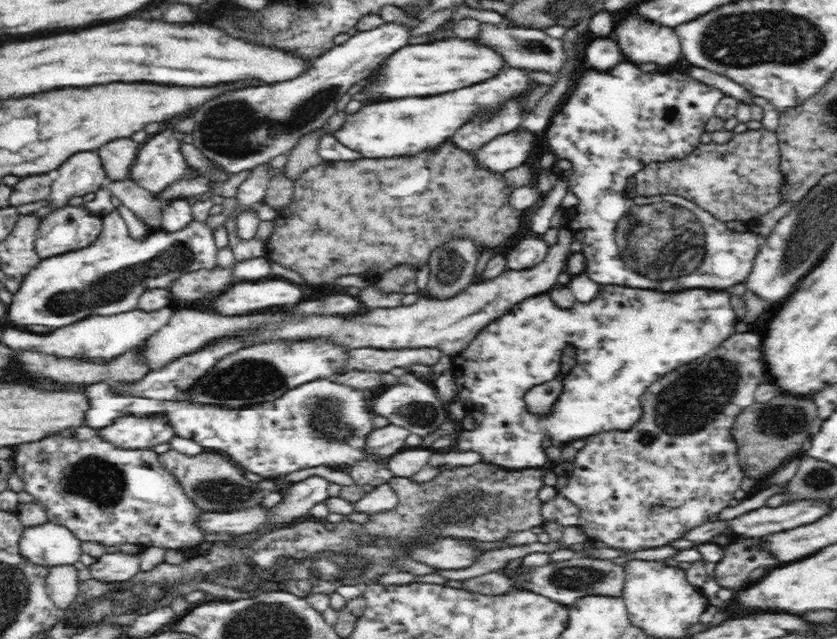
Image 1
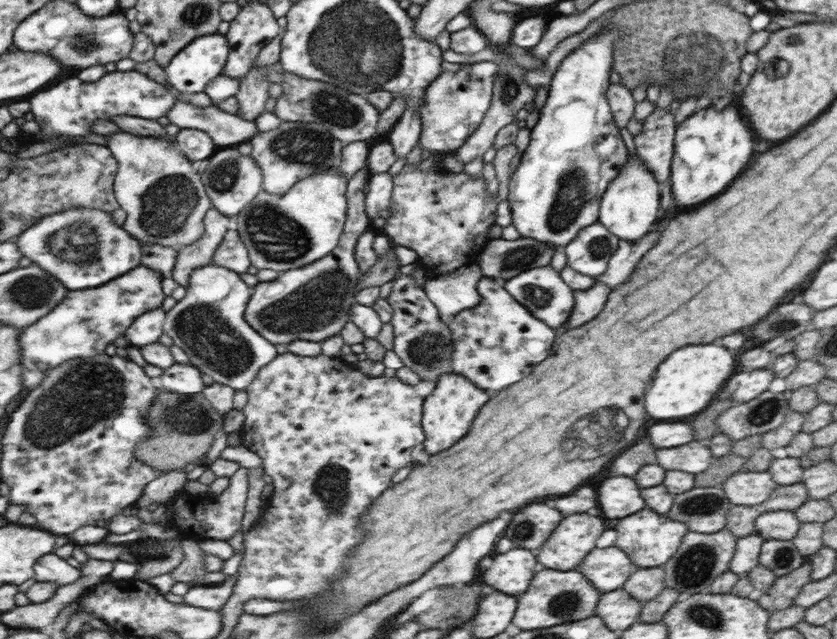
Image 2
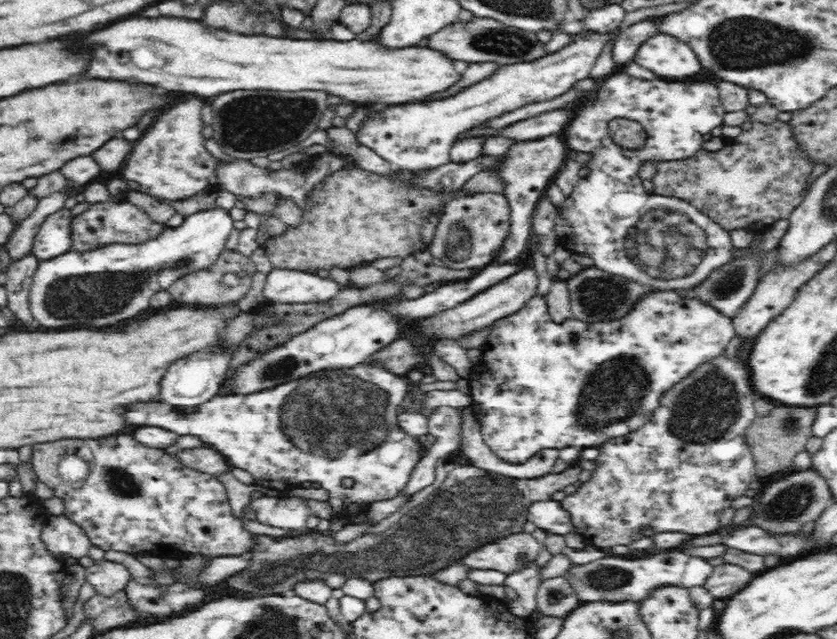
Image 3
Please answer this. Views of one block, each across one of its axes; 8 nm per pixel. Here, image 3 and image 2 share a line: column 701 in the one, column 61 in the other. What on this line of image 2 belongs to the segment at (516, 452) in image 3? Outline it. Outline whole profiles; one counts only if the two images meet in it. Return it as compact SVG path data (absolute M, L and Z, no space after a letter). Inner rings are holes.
M144 264L124 274L108 286L98 290L80 290L68 294L60 306L35 325L24 329L24 378L30 390L36 390L48 376L50 370L76 358L90 358L106 354L118 338L126 337L128 328L144 314L163 308L167 300L164 294L164 274Z

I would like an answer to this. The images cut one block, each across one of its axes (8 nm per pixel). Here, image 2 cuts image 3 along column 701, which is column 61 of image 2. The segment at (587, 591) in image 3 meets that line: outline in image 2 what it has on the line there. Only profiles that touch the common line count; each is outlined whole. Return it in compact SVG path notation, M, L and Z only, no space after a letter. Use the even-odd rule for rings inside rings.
M54 553L40 558L39 564L36 565L35 569L37 582L54 582L60 587L64 586L64 584L74 584L74 582L78 582L84 576L80 568L72 566L68 559L65 560L62 556Z

